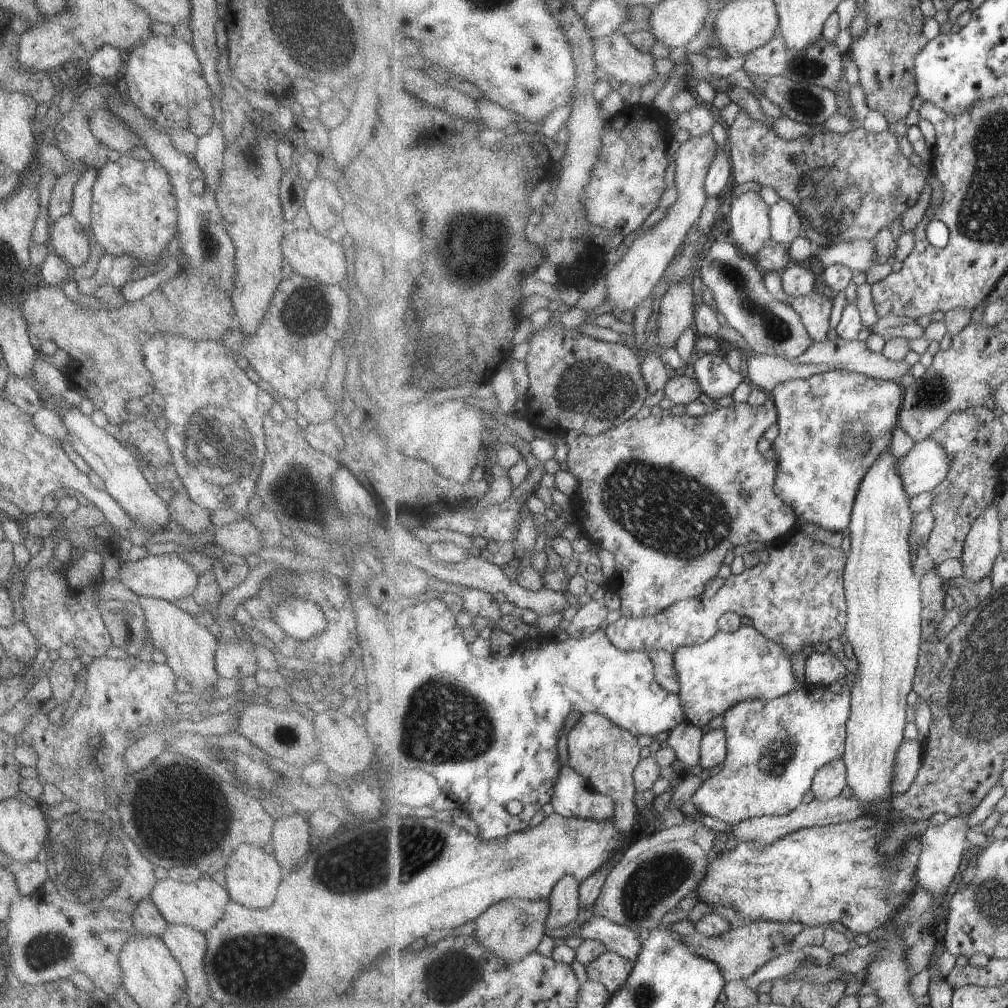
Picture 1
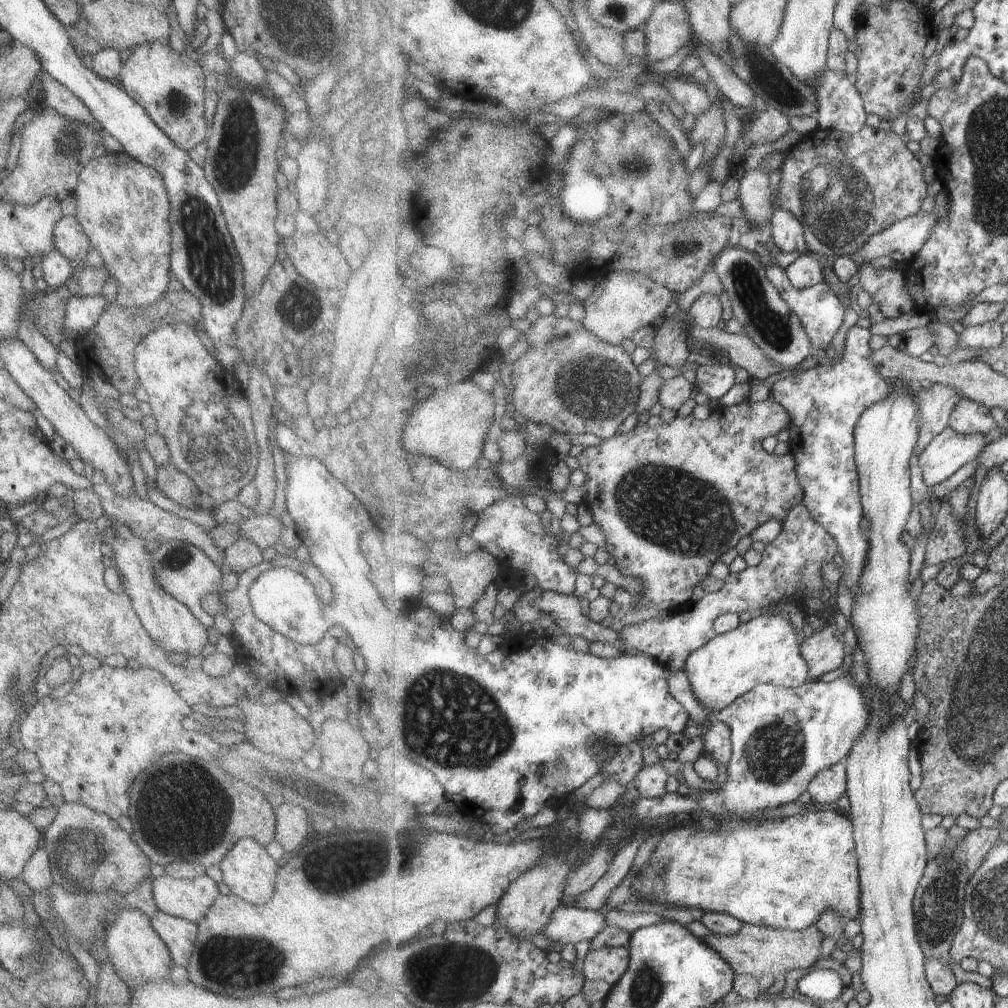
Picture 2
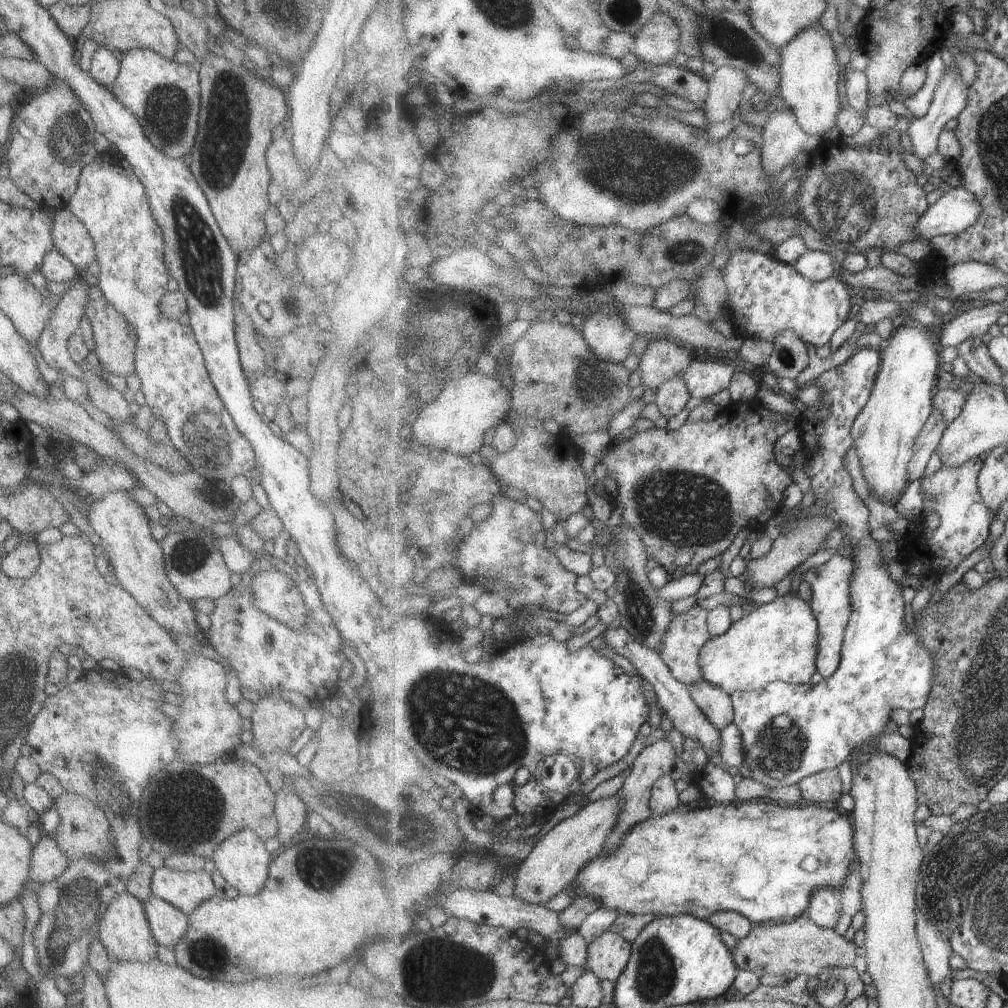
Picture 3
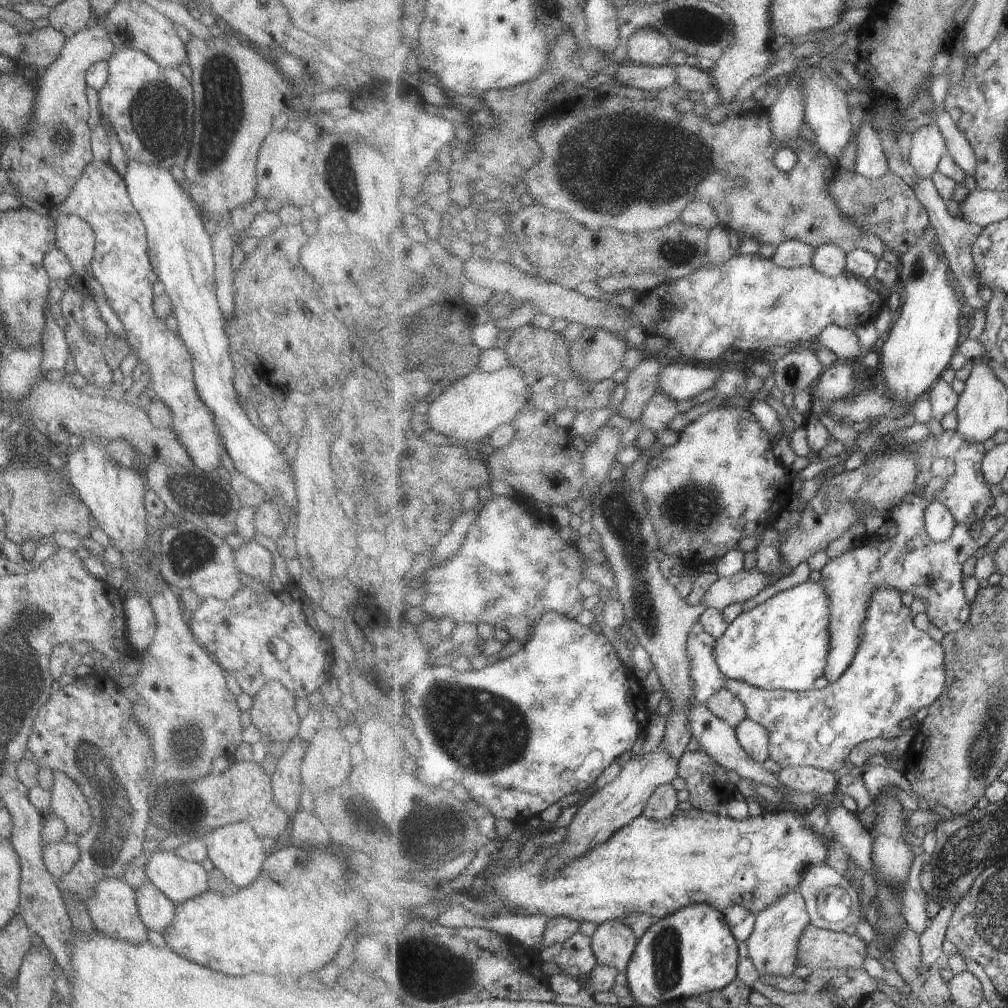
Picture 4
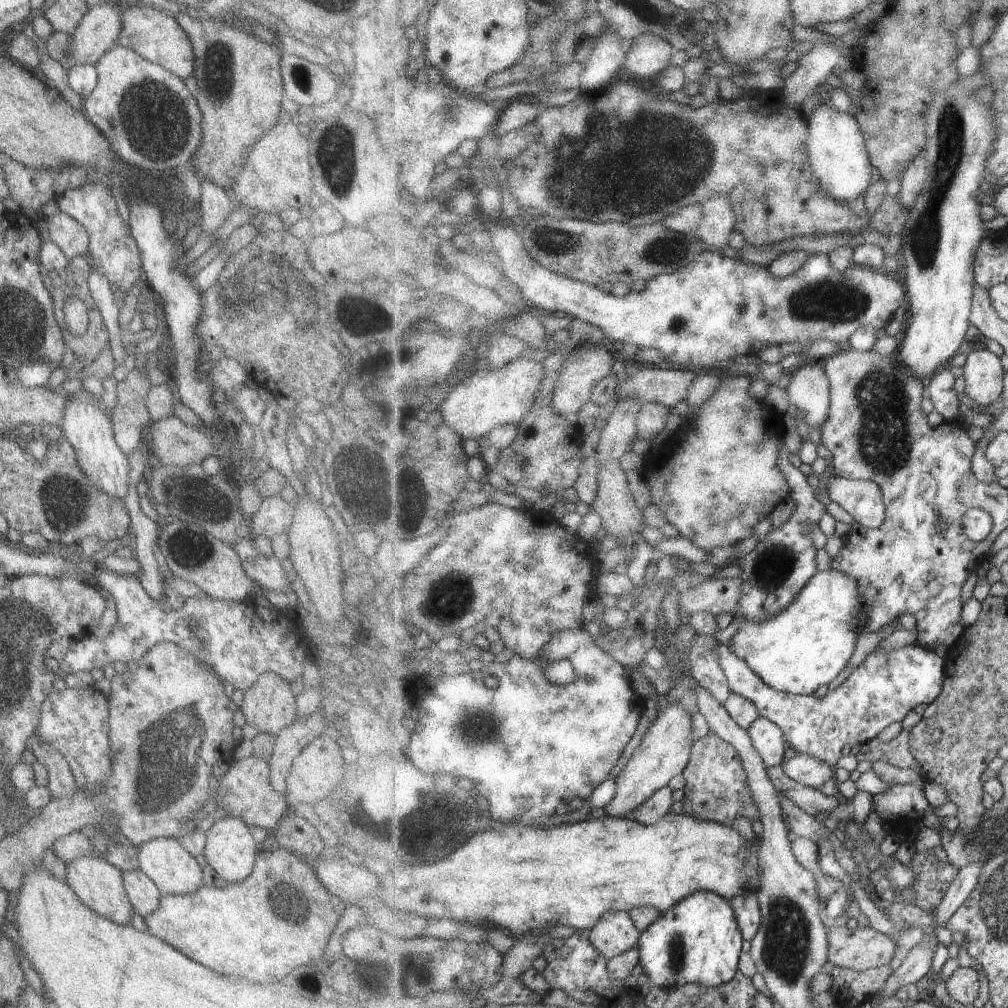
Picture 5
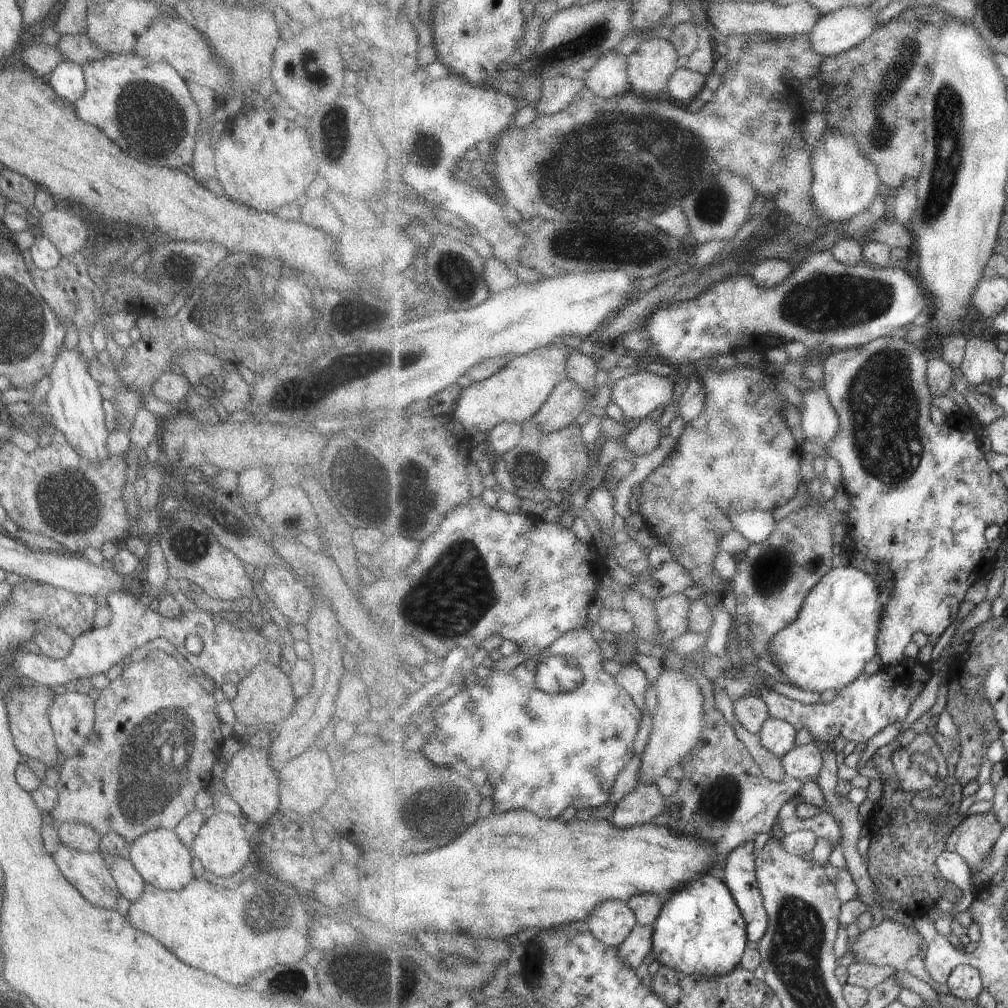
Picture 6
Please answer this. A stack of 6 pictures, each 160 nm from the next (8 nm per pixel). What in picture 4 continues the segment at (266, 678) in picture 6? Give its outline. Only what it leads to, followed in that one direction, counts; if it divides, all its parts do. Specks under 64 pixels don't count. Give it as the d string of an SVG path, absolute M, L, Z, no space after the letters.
M267 680L251 696L251 724L272 742L281 743L297 734L299 718L293 712L294 697L275 680Z

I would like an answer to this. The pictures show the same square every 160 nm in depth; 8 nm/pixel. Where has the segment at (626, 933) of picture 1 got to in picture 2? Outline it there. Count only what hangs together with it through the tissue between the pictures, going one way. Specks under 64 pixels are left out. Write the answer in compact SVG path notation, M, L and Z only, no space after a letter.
M561 905L544 933L549 940L561 946L592 941L607 928L607 918L602 910L580 909Z

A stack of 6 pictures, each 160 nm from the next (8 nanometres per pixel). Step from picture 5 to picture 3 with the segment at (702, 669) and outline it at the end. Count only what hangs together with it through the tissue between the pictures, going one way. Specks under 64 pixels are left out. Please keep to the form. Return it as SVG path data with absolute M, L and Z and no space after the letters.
M695 605L690 611L677 615L660 650L672 675L686 685L704 680L700 652L710 637L705 623L706 613L705 608Z

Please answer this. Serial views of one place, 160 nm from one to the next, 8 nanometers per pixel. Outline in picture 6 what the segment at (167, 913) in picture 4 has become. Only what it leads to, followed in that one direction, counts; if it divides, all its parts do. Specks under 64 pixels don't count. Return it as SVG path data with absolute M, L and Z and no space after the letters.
M101 856L115 881L118 894L128 901L137 900L140 894L143 894L143 889L147 883L139 876L133 865L123 857Z

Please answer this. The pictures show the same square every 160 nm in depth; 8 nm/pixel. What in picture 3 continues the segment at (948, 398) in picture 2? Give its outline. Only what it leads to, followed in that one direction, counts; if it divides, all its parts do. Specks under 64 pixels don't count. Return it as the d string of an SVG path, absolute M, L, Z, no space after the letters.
M934 409L933 414L922 433L919 435L915 446L913 460L910 462L910 482L918 478L923 478L929 461L938 450L942 436L949 426L943 411Z

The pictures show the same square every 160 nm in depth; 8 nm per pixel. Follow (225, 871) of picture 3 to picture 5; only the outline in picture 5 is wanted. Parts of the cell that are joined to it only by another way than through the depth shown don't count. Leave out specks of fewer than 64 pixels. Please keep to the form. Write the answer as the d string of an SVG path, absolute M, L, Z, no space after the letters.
M216 814L216 820L209 830L204 832L205 844L202 850L203 858L216 872L216 878L221 882L239 882L250 872L255 862L258 851L261 847L257 846L251 837L251 828L242 819L237 817L227 817Z

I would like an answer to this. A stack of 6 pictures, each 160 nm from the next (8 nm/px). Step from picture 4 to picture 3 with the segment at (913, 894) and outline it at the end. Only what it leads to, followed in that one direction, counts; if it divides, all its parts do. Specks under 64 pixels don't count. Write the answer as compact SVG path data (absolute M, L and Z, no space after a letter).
M918 910L918 935L922 942L922 951L926 965L930 971L931 980L938 987L941 982L951 979L953 968L949 966L949 960L953 956L949 938L945 936L934 923Z

